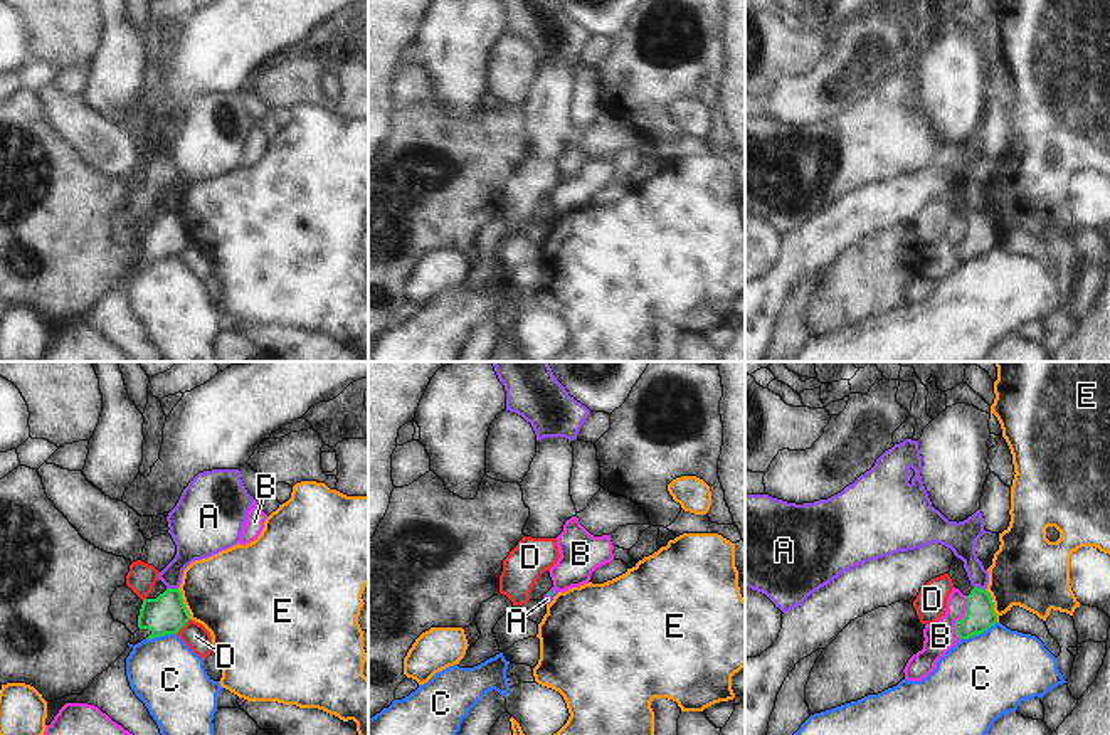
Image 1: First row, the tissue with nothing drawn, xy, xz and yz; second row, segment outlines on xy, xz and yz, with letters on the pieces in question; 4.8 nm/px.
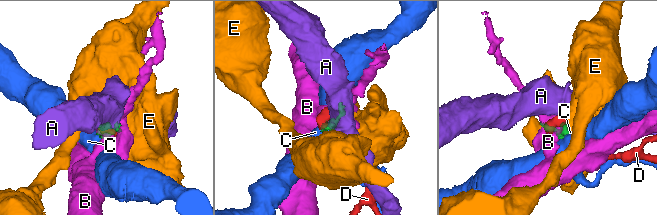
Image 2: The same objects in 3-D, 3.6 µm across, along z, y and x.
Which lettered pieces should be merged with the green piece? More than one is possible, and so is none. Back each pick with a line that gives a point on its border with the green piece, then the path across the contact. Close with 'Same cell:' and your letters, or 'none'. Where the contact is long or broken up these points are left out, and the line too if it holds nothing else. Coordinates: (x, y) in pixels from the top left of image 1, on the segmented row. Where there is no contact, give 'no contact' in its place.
Same cell: none

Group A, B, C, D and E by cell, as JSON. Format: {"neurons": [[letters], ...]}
{"neurons": [["A"], ["B"], ["C"], ["D"], ["E"]]}

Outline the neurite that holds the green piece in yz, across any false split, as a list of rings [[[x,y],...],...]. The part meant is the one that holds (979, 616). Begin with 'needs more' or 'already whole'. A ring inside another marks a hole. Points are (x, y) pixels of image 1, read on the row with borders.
already whole; [[[974,587],[967,595],[967,612],[955,622],[955,632],[960,639],[982,634],[997,622],[994,602],[987,590]]]

